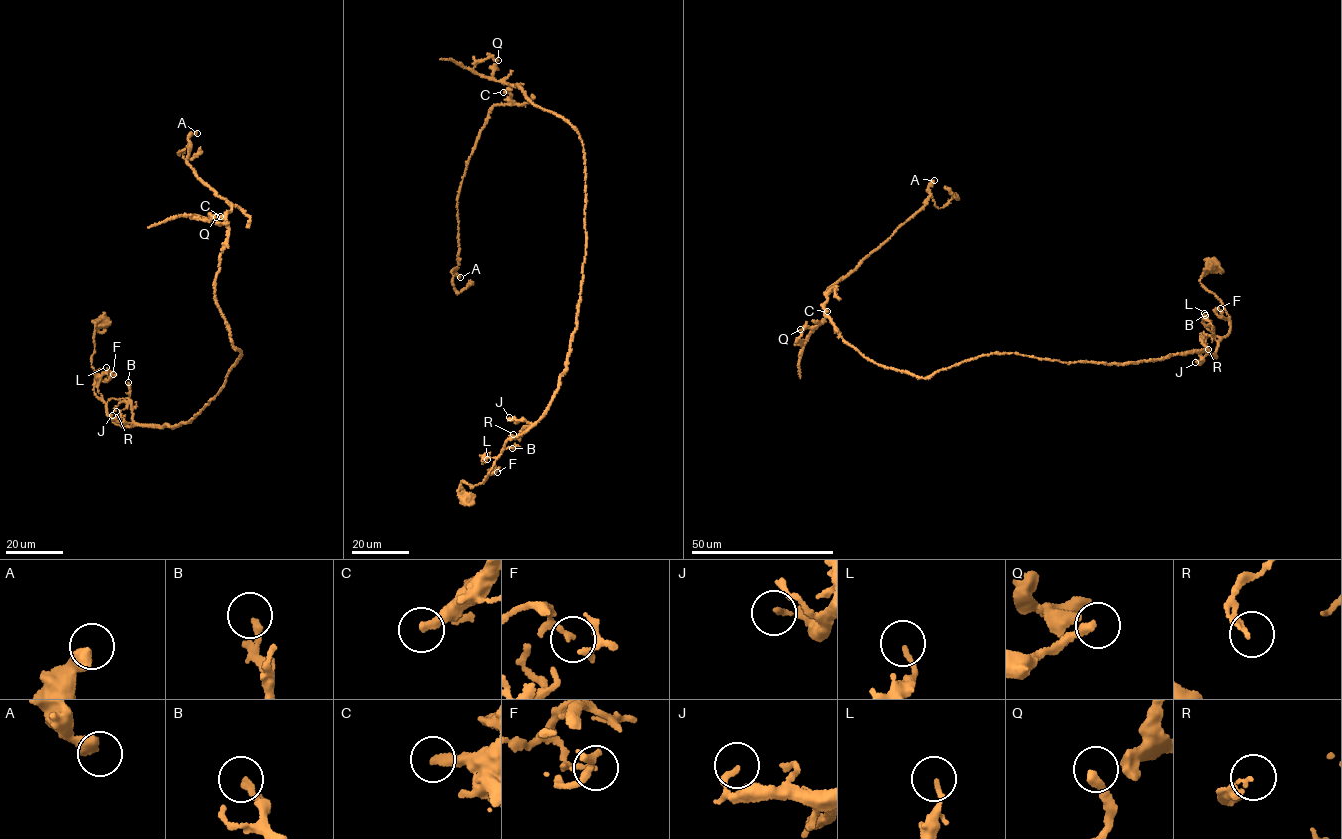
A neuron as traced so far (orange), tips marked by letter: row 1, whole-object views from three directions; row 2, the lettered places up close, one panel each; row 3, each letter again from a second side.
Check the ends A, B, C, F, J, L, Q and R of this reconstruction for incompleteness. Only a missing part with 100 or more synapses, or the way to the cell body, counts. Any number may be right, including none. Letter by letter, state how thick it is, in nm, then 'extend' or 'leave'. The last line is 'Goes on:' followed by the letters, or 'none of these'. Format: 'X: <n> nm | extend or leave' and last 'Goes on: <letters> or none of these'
A: 480 nm | leave
B: 240 nm | leave
C: 320 nm | leave
F: 130 nm | leave
J: 120 nm | leave
L: 130 nm | leave
Q: 280 nm | leave
R: 180 nm | leave
Goes on: none of these

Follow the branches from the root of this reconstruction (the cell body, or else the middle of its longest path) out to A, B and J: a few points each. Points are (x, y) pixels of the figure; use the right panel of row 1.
A: (1211, 265), (1200, 284), (1230, 321), (1216, 357), (994, 352), (899, 371), (844, 341), (823, 304), (934, 180)
B: (1211, 265), (1201, 276), (1200, 284), (1224, 307), (1230, 321), (1228, 335), (1216, 341), (1205, 315)
J: (1211, 265), (1200, 284), (1223, 304), (1230, 331), (1219, 342), (1216, 357), (1207, 352), (1200, 364), (1195, 362)

